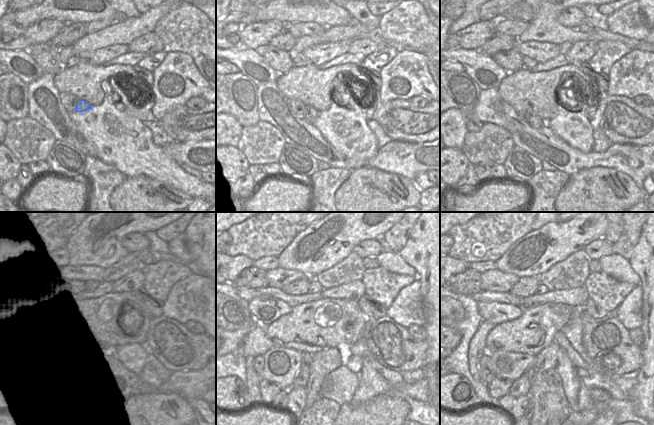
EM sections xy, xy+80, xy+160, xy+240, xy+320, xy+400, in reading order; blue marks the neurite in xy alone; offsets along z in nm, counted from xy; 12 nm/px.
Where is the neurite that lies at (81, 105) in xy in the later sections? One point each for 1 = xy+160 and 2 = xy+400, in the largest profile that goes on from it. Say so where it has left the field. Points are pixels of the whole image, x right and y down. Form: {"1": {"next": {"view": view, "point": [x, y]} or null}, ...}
{"1": {"next": {"view": "xy+160", "point": [534, 121]}}, "2": {"next": {"view": "xy+400", "point": [520, 387]}}}

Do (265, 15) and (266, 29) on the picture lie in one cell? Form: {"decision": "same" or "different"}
{"decision": "different"}

